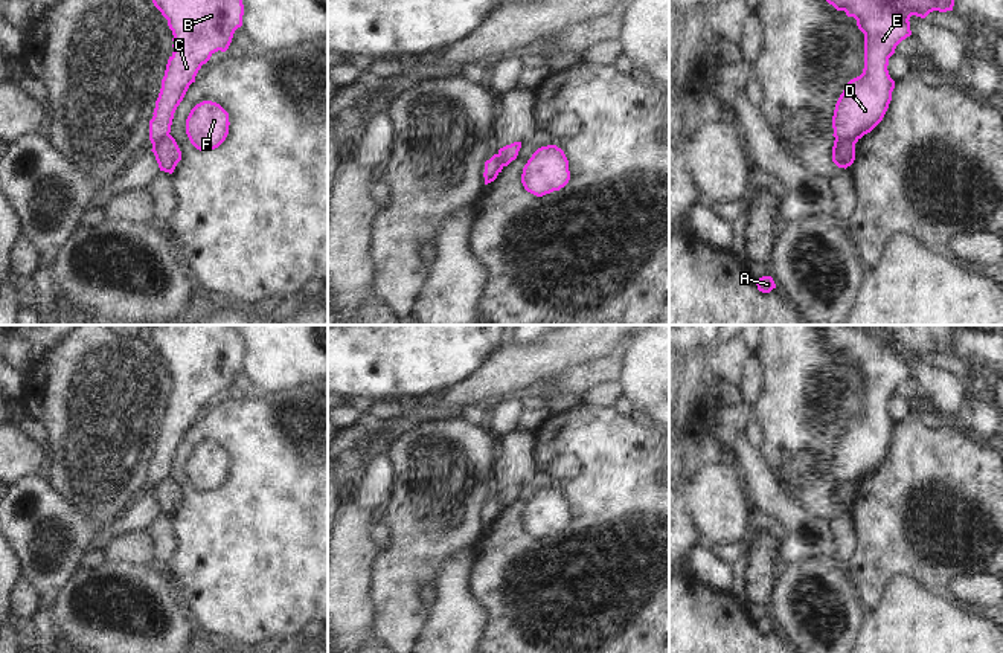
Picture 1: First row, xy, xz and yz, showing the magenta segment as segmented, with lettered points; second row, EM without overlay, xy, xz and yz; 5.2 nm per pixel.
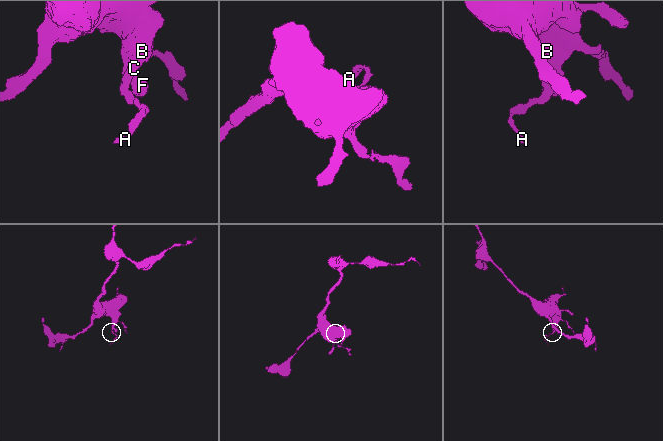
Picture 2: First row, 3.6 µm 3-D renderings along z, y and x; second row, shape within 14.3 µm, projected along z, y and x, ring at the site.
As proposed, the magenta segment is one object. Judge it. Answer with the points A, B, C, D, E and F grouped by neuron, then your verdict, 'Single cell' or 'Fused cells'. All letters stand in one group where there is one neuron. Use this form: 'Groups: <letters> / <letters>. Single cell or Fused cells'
Groups: A / B C D E F. Fused cells

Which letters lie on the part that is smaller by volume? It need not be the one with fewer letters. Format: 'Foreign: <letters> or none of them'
Foreign: A

